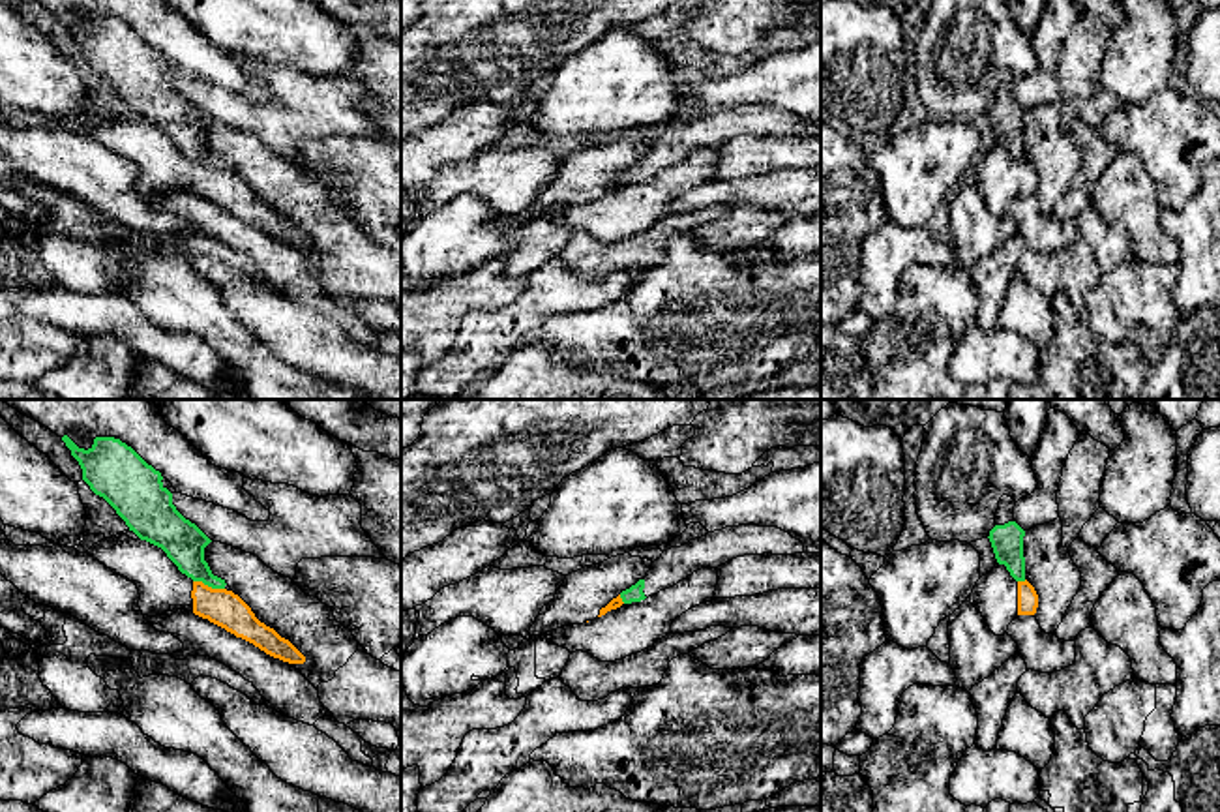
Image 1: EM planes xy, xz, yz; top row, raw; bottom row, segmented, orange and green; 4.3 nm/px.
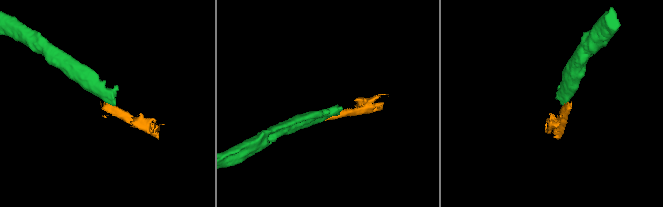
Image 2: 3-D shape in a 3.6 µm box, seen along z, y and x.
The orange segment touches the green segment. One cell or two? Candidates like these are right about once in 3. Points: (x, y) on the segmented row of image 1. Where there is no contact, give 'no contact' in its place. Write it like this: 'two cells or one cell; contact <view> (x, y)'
two cells; contact xy (207, 586)

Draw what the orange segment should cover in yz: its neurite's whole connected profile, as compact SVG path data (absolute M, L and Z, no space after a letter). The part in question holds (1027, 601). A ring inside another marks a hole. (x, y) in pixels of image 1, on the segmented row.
M997 563L989 574L976 581L971 604L995 636L1004 636L1018 615L1036 613L1038 594L1027 579L1016 581L1006 566Z

